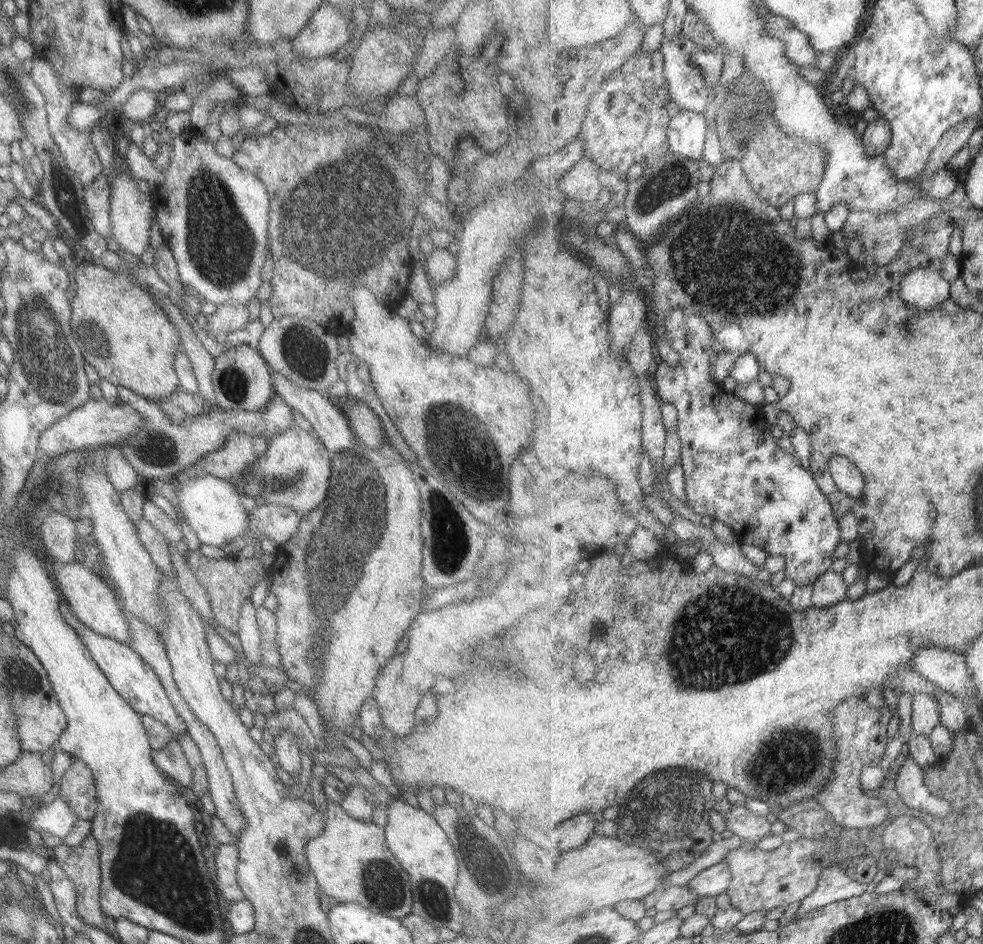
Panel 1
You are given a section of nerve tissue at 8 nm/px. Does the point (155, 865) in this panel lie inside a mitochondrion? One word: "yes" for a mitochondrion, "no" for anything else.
yes

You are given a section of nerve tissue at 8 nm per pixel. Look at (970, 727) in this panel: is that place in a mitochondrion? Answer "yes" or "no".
no

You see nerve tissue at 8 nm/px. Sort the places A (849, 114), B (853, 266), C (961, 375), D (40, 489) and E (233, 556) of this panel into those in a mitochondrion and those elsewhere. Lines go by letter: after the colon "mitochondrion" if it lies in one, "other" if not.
A: other
B: other
C: other
D: mitochondrion
E: other

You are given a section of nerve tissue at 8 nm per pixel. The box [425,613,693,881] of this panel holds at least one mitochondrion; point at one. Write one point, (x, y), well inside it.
(663, 842)

